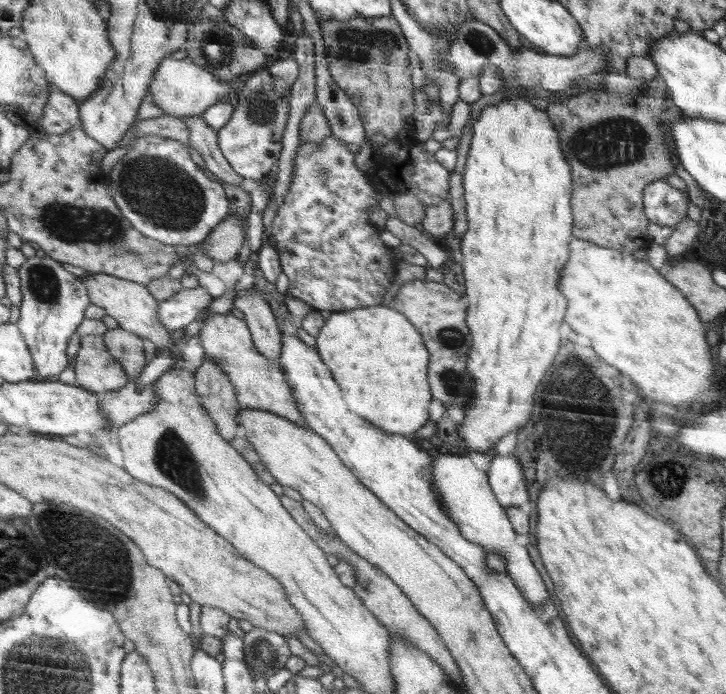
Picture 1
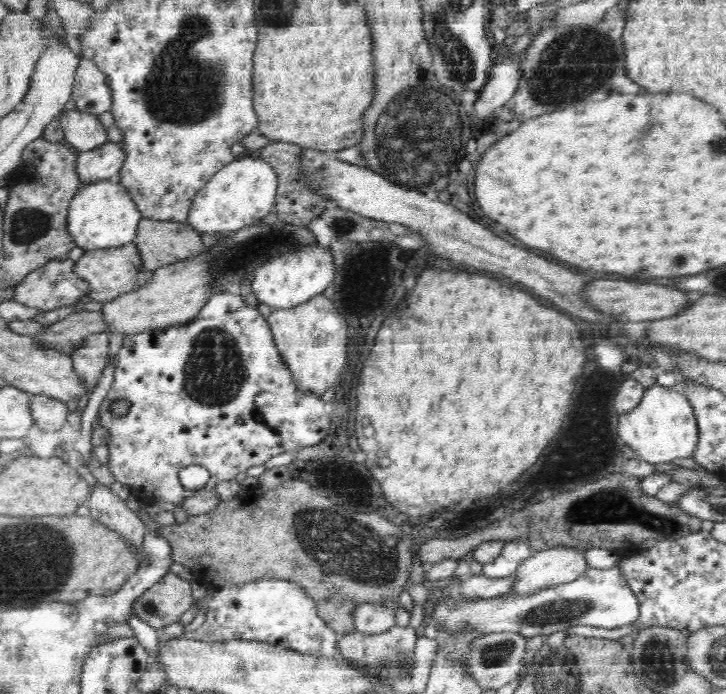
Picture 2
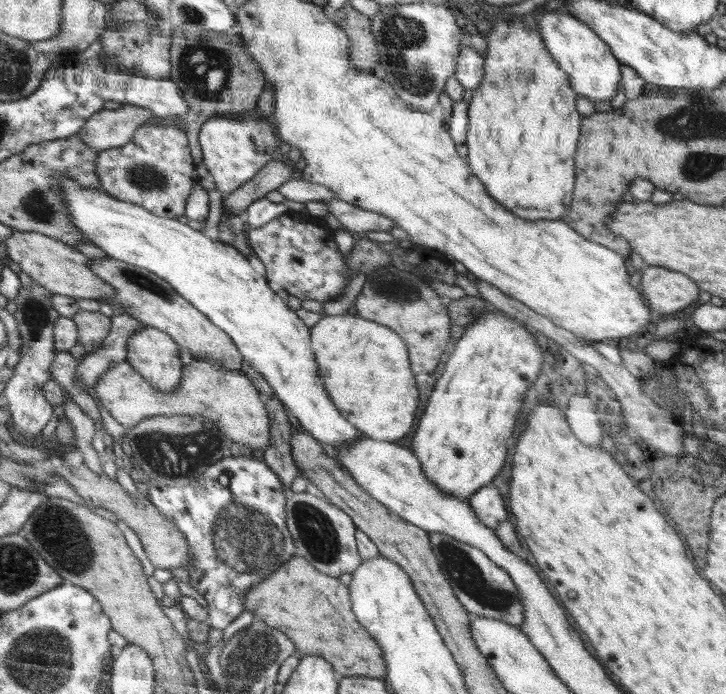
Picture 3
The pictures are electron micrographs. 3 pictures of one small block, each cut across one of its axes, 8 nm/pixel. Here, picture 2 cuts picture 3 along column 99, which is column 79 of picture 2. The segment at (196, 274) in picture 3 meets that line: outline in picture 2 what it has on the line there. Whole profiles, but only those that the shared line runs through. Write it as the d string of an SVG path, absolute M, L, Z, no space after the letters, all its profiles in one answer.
M108 177L81 186L72 197L68 210L67 232L72 234L75 247L85 251L119 247L133 242L141 220L142 213L137 209L136 202L132 201L128 190L124 189L115 177Z

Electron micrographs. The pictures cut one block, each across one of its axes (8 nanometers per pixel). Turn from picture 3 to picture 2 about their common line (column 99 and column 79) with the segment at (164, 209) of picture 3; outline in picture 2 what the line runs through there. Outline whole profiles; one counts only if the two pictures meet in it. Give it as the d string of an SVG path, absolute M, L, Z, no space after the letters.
M112 141L102 144L102 146L98 146L94 150L80 151L79 158L76 160L76 173L80 176L80 186L99 181L100 179L116 177L120 172L120 168L124 165L126 158L127 150L124 150L124 145Z

